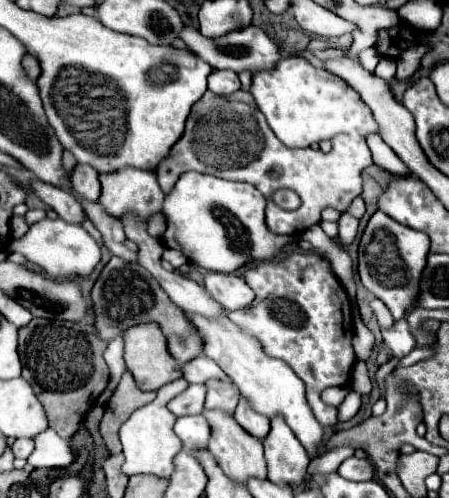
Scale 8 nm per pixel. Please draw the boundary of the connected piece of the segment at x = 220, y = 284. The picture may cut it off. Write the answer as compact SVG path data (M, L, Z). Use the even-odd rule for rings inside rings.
M206 272L204 288L208 294L220 302L226 310L246 308L254 300L252 288L238 274L222 274L222 272Z

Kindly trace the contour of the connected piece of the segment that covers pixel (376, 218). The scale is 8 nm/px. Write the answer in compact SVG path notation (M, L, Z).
M374 212L358 248L358 274L364 284L376 298L380 298L394 320L402 319L406 310L414 306L414 294L418 294L418 278L422 266L426 266L426 254L430 248L430 238L408 226L398 226L392 218L386 218L382 212Z

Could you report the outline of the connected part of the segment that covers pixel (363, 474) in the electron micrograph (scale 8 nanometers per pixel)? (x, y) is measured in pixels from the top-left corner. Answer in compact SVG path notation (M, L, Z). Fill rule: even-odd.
M352 456L346 462L342 462L342 466L338 468L338 474L346 480L370 480L374 476L374 468L366 458Z

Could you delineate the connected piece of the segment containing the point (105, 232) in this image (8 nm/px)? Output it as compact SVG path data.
M84 202L82 204L86 216L94 222L94 226L102 232L102 244L118 258L122 258L124 262L138 262L138 254L132 252L130 248L126 248L126 234L122 228L122 222L110 218L100 206L98 202Z

